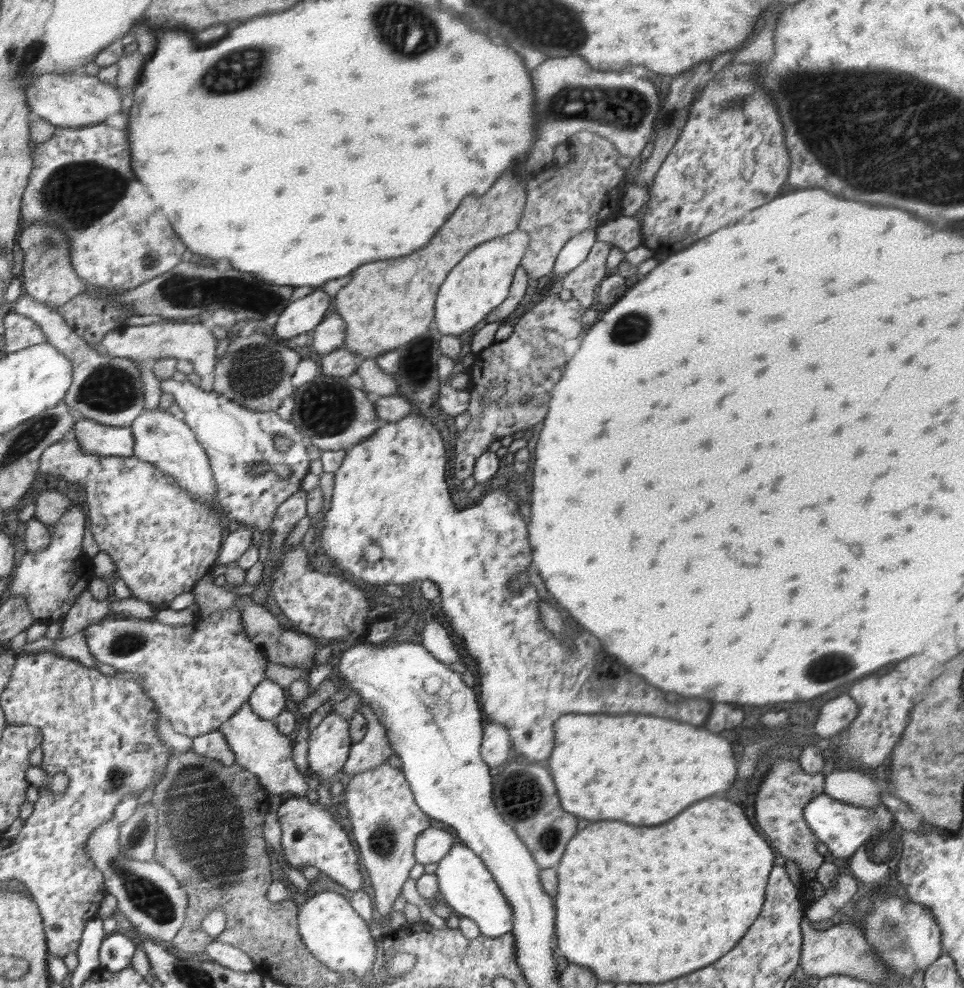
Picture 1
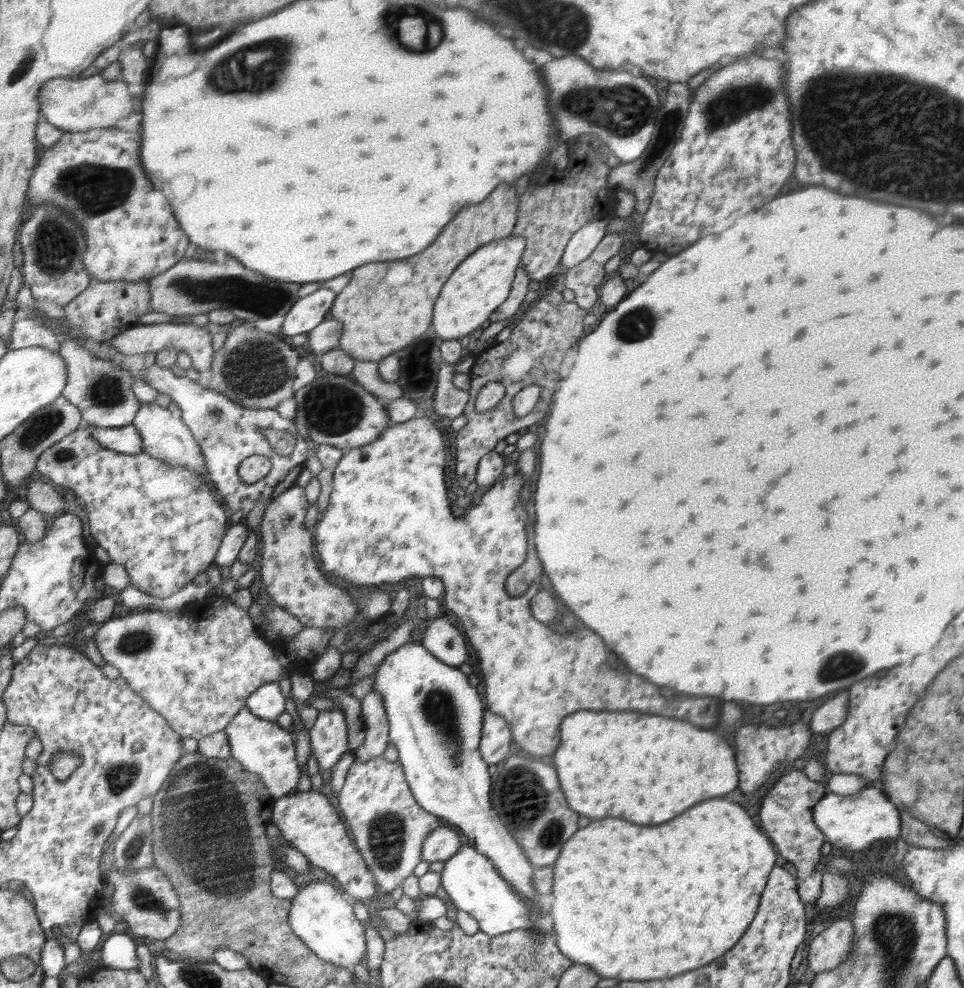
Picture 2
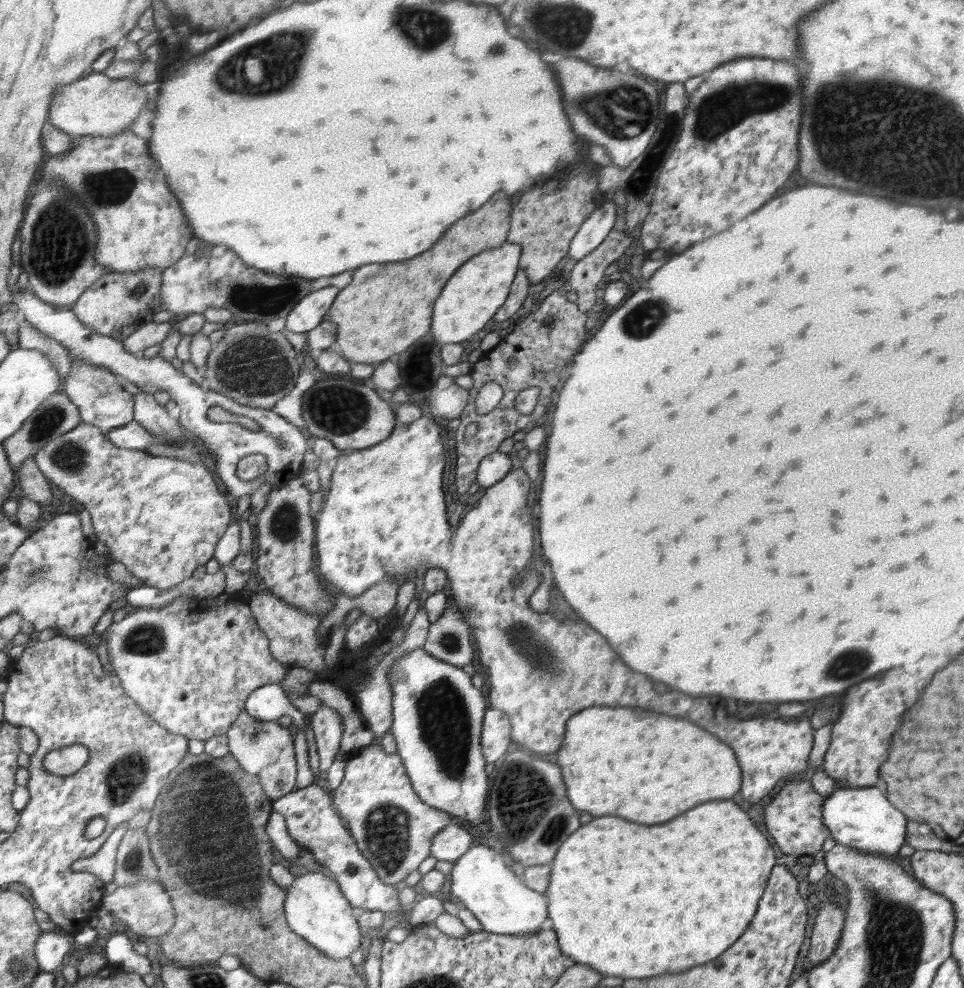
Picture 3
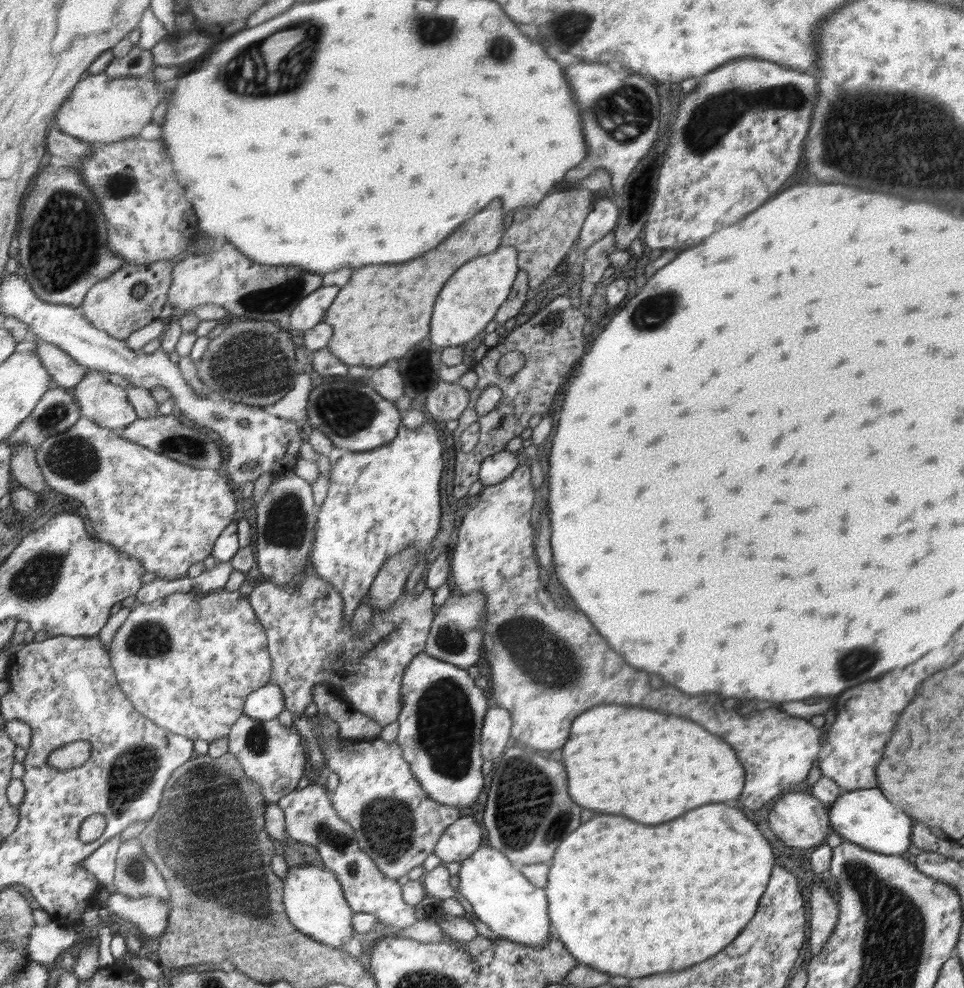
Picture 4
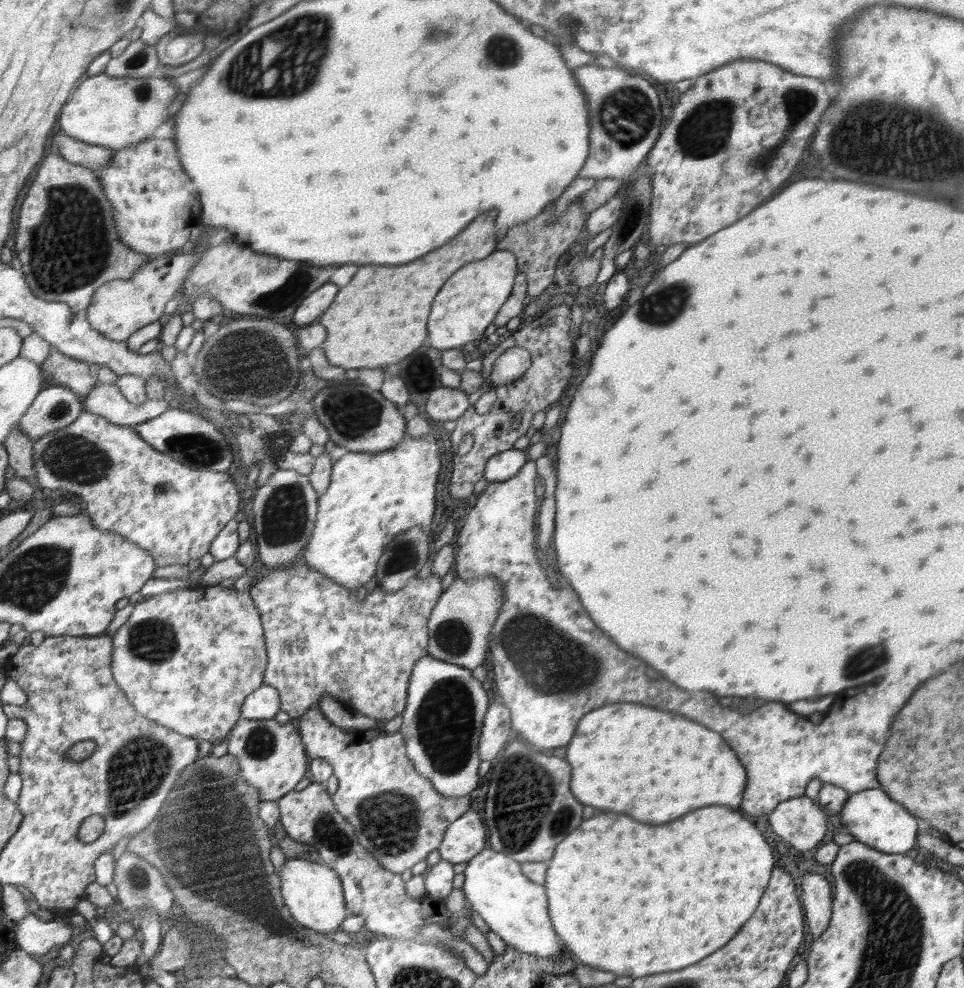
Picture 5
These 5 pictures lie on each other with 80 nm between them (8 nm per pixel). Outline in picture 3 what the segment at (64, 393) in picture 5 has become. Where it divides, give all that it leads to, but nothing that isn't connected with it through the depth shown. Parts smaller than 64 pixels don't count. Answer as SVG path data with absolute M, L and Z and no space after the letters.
M60 390L56 391L31 414L29 420L23 422L23 426L18 432L8 437L1 445L6 451L9 467L13 472L18 470L28 458L35 457L46 443L63 434L70 433L81 422L82 413L78 405L72 401L69 395L62 393Z

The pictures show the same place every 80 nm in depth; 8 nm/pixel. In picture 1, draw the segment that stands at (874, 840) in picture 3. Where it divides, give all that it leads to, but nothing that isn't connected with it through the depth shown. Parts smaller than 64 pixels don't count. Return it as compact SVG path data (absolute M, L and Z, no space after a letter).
M826 794L814 798L803 808L803 819L810 830L817 836L822 844L826 844L827 857L851 858L851 856L870 840L876 832L886 831L896 823L894 815L888 810L887 802L875 806L875 808L862 808L847 802L840 802Z

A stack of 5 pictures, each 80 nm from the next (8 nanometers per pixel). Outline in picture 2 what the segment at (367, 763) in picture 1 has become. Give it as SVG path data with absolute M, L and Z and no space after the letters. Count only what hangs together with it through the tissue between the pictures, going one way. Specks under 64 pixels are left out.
M370 692L361 700L361 714L365 723L364 742L353 750L355 759L370 760L383 756L390 741L390 724L380 693Z

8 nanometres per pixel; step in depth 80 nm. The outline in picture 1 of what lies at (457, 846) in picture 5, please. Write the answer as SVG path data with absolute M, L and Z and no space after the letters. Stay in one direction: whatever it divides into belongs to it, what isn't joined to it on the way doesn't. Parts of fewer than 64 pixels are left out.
M431 826L424 830L416 842L417 864L432 864L442 860L454 848L455 842L454 836L442 828Z

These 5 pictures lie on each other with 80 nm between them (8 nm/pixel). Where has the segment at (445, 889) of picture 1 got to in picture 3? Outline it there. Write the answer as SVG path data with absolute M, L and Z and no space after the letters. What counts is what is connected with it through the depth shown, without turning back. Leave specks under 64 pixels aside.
M473 846L458 861L447 876L450 892L480 921L491 934L540 934L541 924L549 916L542 892L526 885L521 875L514 873L500 851L488 846Z

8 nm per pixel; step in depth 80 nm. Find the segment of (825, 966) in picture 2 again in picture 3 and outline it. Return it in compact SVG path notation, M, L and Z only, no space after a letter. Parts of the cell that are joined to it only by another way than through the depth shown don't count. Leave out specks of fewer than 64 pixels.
M833 899L820 903L819 908L808 951L808 958L813 967L827 962L827 958L832 956L838 946L845 921L844 910L840 909Z

